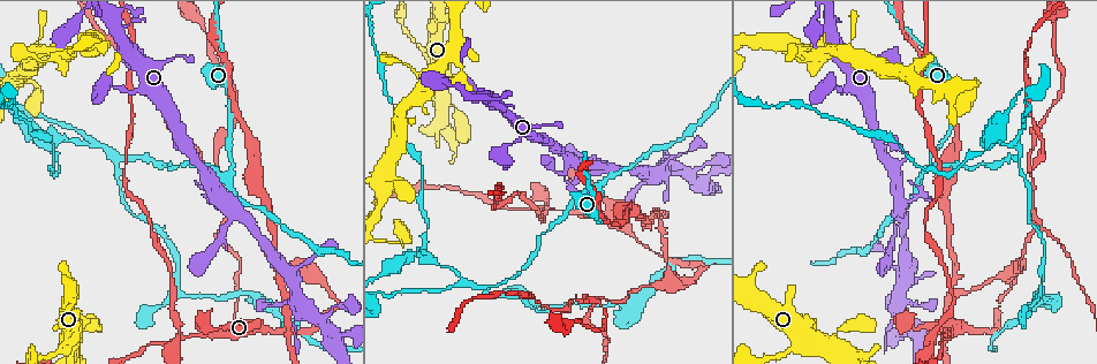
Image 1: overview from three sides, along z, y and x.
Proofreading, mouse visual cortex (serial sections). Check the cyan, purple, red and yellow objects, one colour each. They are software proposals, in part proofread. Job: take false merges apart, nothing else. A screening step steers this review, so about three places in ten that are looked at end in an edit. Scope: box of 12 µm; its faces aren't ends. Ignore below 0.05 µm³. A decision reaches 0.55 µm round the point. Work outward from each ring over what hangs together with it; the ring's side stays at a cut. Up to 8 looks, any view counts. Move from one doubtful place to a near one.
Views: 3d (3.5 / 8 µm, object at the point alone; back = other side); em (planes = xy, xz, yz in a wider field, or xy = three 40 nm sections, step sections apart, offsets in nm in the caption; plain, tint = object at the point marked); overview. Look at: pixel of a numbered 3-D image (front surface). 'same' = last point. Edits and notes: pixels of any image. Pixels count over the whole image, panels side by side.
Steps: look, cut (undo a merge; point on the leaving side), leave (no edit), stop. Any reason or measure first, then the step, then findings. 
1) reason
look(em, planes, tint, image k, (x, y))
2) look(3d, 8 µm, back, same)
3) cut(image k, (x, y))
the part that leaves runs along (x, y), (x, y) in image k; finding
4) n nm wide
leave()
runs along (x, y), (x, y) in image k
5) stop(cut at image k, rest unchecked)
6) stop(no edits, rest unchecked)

branch point
look(3d, 3.5 µm, image 1, (921, 173))

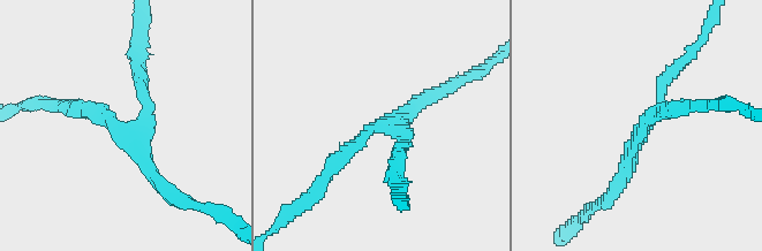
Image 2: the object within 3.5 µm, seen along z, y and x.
3 arms; arms of 200, 200, 200 nm; need the tissue
look(em, planes, plain, image 2, (134, 129))

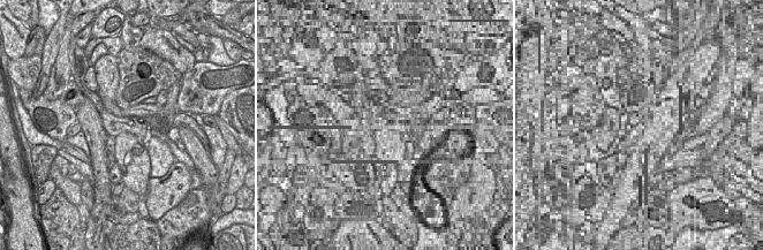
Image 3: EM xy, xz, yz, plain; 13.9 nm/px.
look(em, planes, tint, same)

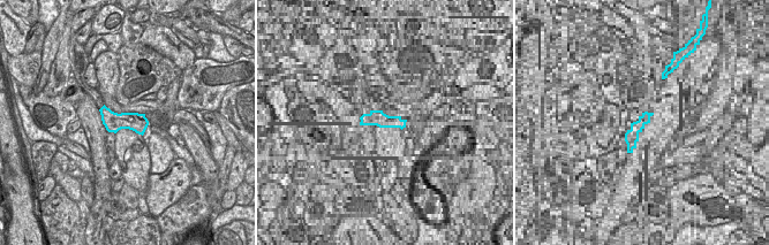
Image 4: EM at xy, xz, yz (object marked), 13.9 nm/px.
leave()
runs along (393, 161), (404, 137), (378, 126), (333, 167) in image 2; continuous, no second cell

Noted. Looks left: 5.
abrupt turn
look(em, xy, step 2, tint, image 1, (1018, 156))

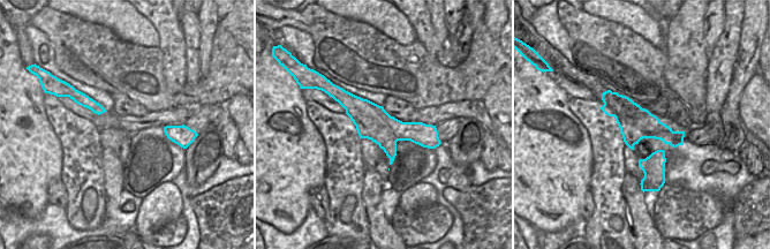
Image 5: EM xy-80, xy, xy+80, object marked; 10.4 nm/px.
look(3d, 3.5 µm, same)

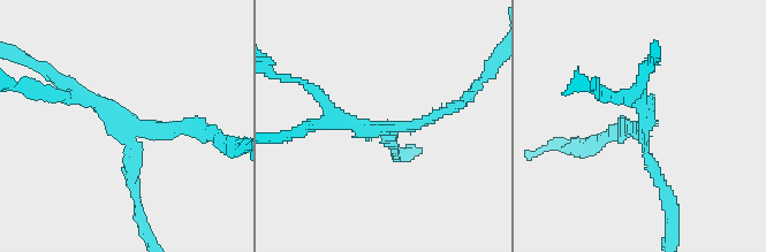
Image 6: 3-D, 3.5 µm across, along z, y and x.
360 nm wide
cut(image 6, (136, 193))
the part that leaves runs along (133, 158), (136, 211), (146, 236) in image 6; two cells meet here

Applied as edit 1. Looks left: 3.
sharp bend
look(3d, 3.5 µm, image 1, (549, 208))

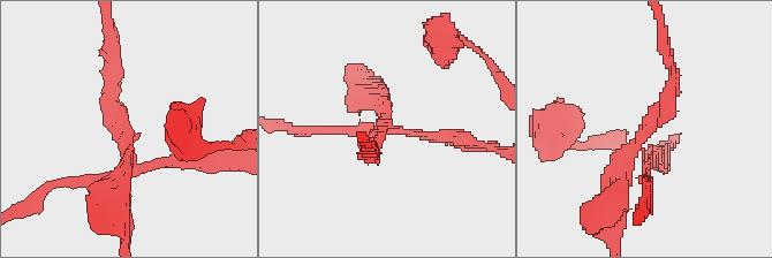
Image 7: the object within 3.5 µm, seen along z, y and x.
arms of 150, 150, 200, 300 nm
cut(image 7, (608, 182))
the part that leaves runs along (643, 159), (637, 144), (666, 109), (672, 67) in image 7; a second cell is stuck on

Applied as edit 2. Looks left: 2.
stop(cut at image 6, cut at image 7, rest unchecked)

